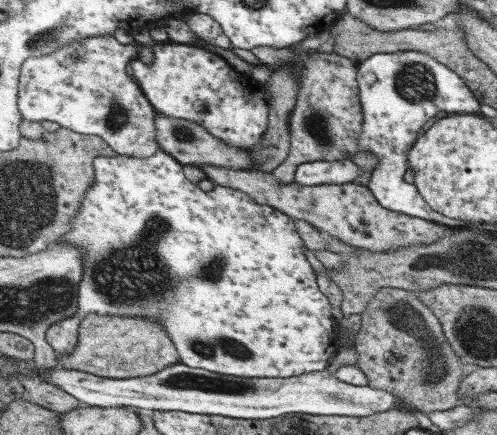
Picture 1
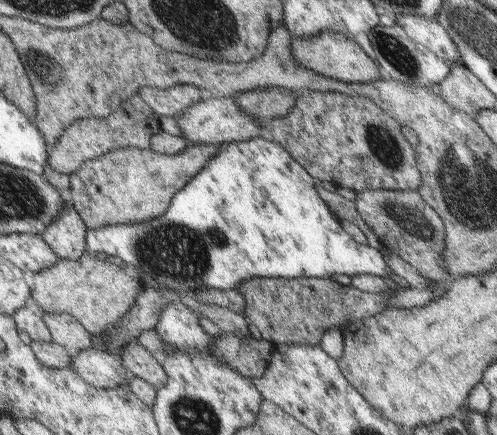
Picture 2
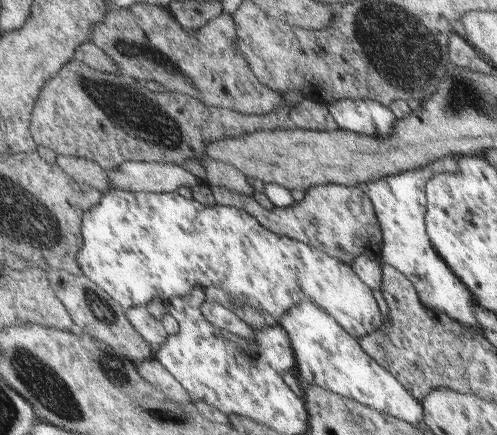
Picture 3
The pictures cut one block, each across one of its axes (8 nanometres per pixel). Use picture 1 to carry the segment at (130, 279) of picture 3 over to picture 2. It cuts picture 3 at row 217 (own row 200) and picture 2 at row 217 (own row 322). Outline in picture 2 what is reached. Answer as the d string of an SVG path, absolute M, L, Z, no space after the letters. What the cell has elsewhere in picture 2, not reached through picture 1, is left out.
M251 138L251 140L245 140L245 142L239 142L239 144L227 144L227 146L221 146L219 152L215 156L211 156L211 160L207 162L207 166L195 174L183 190L179 190L167 212L157 218L157 220L149 220L149 222L143 222L143 224L129 224L129 226L109 226L109 228L97 228L97 230L89 230L85 234L85 242L87 242L87 252L91 254L109 254L111 258L115 258L117 262L121 264L127 264L127 268L133 268L137 272L137 276L149 284L149 282L157 282L159 288L173 288L181 294L195 294L195 290L233 290L235 286L243 284L245 280L251 280L253 276L265 276L265 278L329 278L329 280L347 280L347 278L353 278L353 276L375 276L375 278L383 278L389 282L389 264L385 262L385 256L371 248L371 246L365 246L365 244L357 244L355 248L355 242L351 240L351 236L347 236L341 226L337 224L337 220L331 216L331 212L327 210L327 206L323 204L323 200L319 200L317 196L317 190L315 190L315 182L313 178L303 170L301 164L297 164L289 154L287 154L287 148L281 148L279 144L275 142L269 142L269 140L263 140L263 138Z

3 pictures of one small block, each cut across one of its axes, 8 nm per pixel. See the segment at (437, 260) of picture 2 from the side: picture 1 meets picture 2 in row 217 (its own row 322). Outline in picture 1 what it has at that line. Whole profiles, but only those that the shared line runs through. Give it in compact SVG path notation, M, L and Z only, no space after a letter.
M389 286L379 288L379 292L371 296L369 304L365 306L365 310L359 316L361 316L361 326L359 326L359 334L355 336L353 350L355 350L357 364L361 366L363 372L367 372L369 388L391 392L407 408L419 410L425 414L427 412L447 412L457 406L457 402L459 402L457 392L459 392L459 386L463 380L463 372L459 366L463 366L463 362L453 352L449 342L445 342L439 322L417 300L417 294L413 294L409 290L389 288Z

